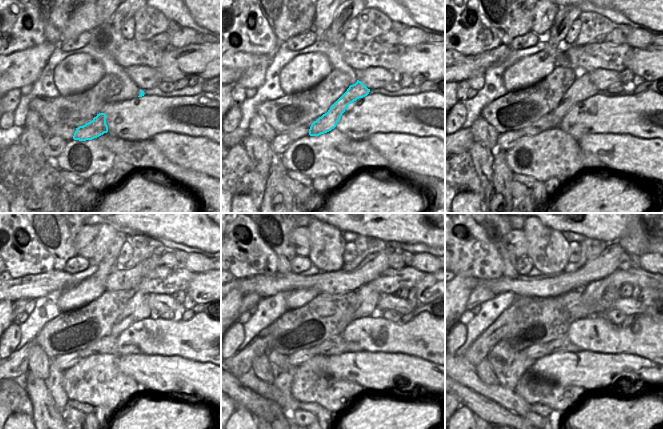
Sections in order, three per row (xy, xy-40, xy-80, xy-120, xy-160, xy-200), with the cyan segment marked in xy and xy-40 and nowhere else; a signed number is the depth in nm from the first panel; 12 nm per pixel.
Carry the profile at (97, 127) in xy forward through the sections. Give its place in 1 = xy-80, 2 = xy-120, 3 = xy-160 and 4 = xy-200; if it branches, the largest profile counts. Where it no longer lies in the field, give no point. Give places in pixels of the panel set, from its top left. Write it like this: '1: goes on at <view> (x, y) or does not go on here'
1: goes on at xy-80 (583, 88)
2: goes on at xy-120 (137, 309)
3: goes on at xy-160 (364, 304)
4: goes on at xy-200 (588, 290)

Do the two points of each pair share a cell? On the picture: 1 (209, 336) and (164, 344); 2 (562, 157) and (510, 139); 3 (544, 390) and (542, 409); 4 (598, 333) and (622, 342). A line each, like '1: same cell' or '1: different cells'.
1: same cell
2: different cells
3: different cells
4: same cell

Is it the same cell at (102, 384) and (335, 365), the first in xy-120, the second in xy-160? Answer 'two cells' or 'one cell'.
two cells

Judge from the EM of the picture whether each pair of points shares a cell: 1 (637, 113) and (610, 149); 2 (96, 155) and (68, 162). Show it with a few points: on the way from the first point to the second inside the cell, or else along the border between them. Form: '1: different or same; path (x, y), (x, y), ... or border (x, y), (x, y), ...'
1: different; border (598, 132), (630, 133), (644, 138)
2: same; path (89, 156), (87, 158), (75, 159)

